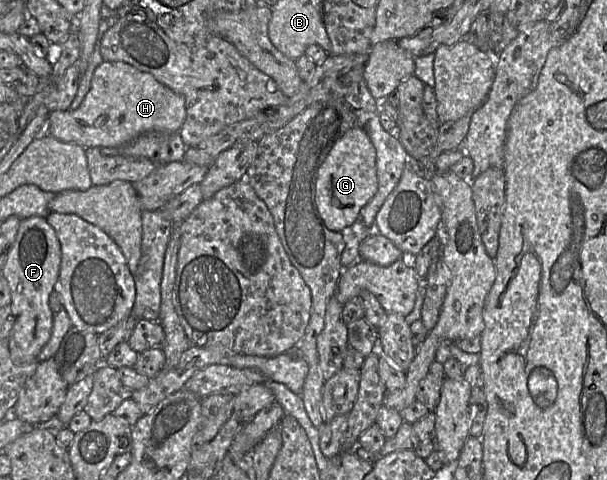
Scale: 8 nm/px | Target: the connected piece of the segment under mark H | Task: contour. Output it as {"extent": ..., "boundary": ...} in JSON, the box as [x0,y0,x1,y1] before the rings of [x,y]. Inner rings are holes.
{"extent":[47,61,186,147],"boundary":[[[104,61],[94,70],[91,87],[76,110],[52,111],[47,134],[88,147],[118,147],[148,131],[179,133],[186,119],[185,97],[124,62]]]}

